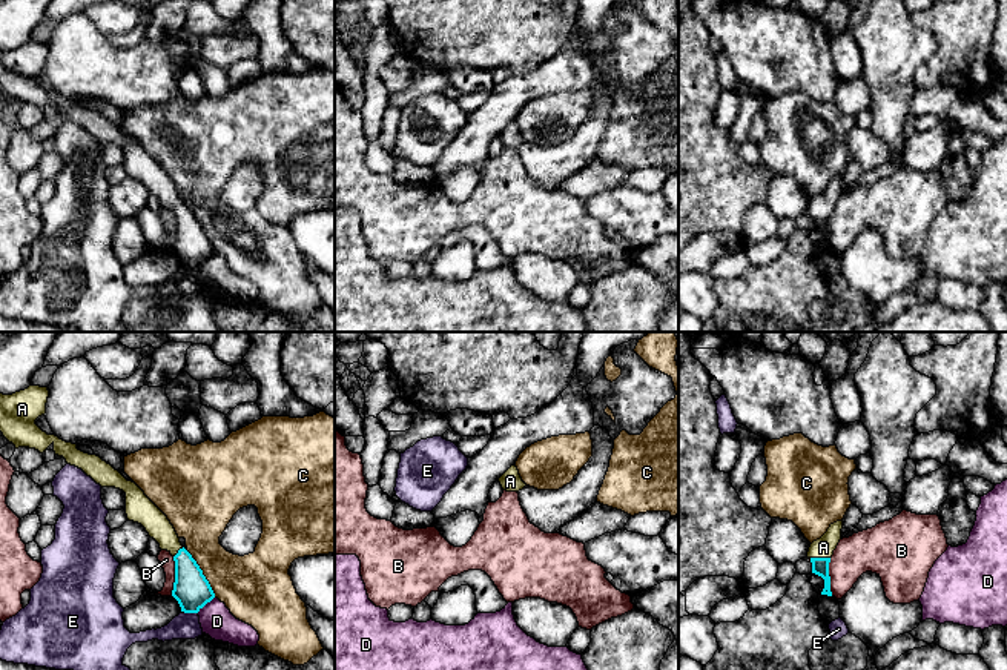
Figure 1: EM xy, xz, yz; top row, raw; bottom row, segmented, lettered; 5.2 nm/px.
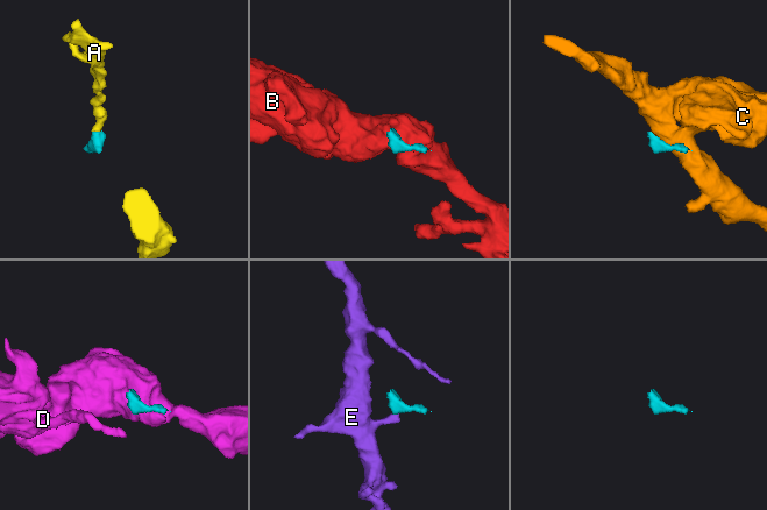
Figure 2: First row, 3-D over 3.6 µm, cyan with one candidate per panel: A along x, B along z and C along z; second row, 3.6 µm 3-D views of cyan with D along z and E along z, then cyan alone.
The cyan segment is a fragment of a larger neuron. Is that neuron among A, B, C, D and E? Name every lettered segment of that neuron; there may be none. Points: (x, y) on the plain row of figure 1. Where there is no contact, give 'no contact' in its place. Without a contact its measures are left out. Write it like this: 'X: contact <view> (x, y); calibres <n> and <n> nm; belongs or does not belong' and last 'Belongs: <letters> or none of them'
A: contact yz (820, 214); calibres 100 and 110 nm; belongs
B: contact xy (175, 232); calibres 190 and 80 nm; does not belong
C: contact xy (201, 229); calibres 190 and 300 nm; does not belong
D: contact xy (204, 260); calibres 190 and 170 nm; does not belong
E: contact xy (191, 268); calibres 190 and 140 nm; does not belong
Belongs: A

